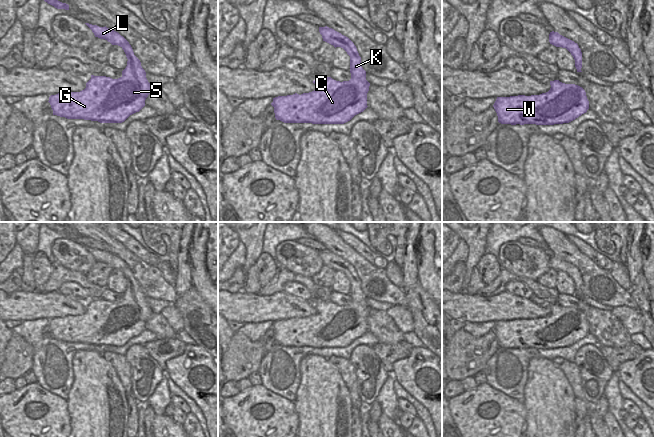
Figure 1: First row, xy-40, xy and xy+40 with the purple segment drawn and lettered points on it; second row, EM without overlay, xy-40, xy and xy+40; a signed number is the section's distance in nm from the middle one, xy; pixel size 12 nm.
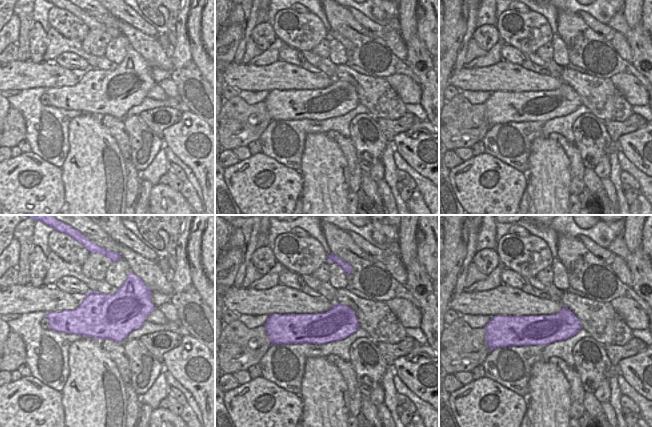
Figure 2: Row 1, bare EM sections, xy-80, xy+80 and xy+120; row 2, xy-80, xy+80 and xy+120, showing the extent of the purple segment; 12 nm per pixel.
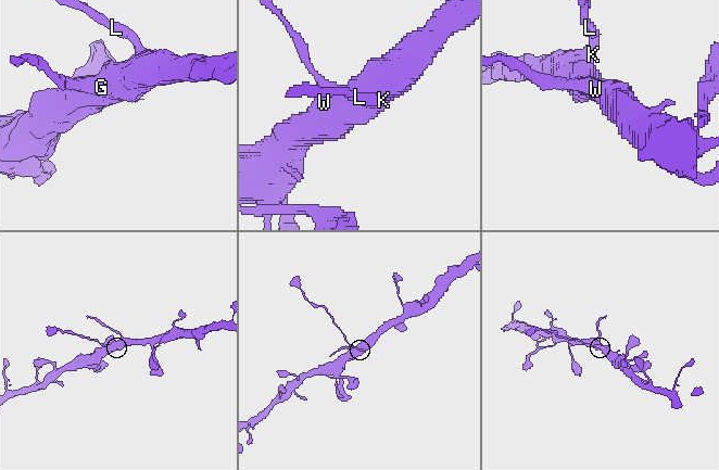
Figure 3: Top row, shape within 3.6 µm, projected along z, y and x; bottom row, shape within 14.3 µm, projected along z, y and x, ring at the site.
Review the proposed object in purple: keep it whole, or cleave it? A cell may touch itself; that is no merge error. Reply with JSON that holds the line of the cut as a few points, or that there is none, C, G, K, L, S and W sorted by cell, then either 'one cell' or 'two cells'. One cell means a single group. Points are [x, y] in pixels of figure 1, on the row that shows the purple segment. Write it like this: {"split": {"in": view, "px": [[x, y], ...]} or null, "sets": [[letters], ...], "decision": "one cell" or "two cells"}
{"split": {"in": "xy", "px": [[358, 55], [350, 60]]}, "sets": [["C", "G", "K", "S", "W"], ["L"]], "decision": "two cells"}

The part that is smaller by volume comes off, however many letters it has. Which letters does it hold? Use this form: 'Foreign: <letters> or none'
Foreign: L.

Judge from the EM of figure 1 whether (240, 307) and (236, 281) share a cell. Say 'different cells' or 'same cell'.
different cells

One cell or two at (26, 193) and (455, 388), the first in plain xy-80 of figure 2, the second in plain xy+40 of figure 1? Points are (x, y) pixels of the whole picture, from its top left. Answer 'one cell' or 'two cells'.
two cells

